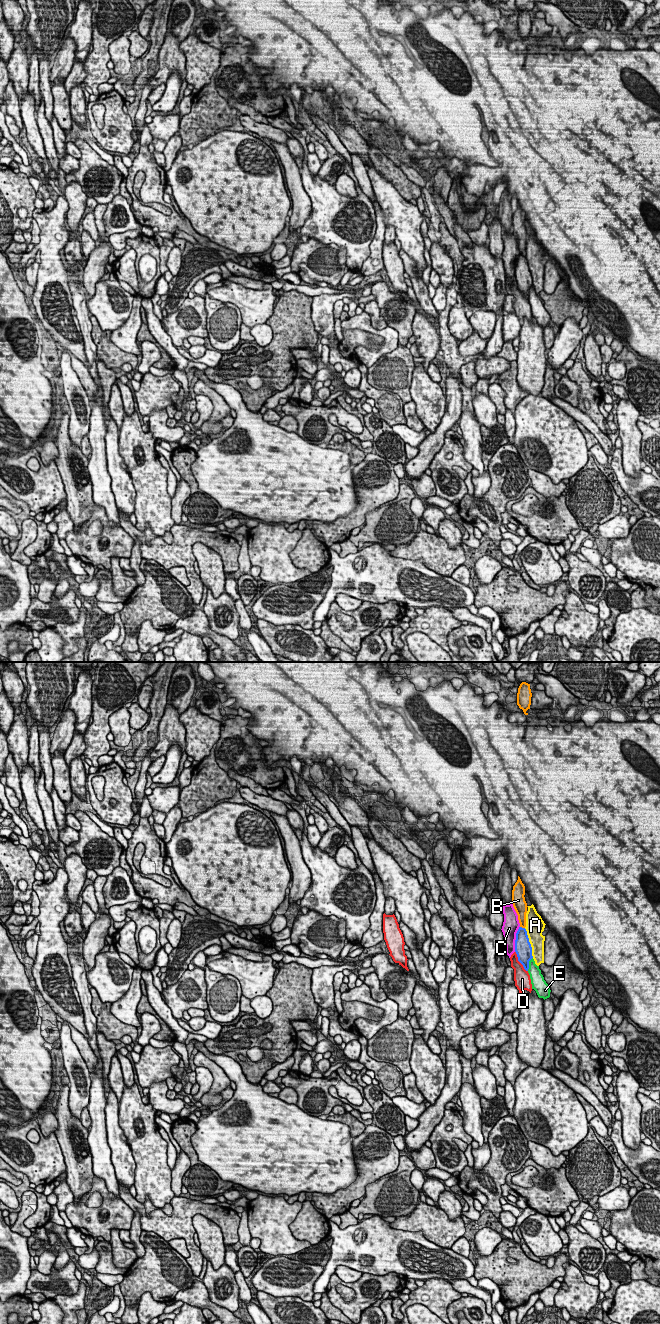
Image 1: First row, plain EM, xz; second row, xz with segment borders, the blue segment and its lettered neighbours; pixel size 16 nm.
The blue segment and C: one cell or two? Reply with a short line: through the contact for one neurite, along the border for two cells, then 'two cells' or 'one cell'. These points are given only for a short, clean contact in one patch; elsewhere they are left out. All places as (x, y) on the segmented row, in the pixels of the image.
two cells

